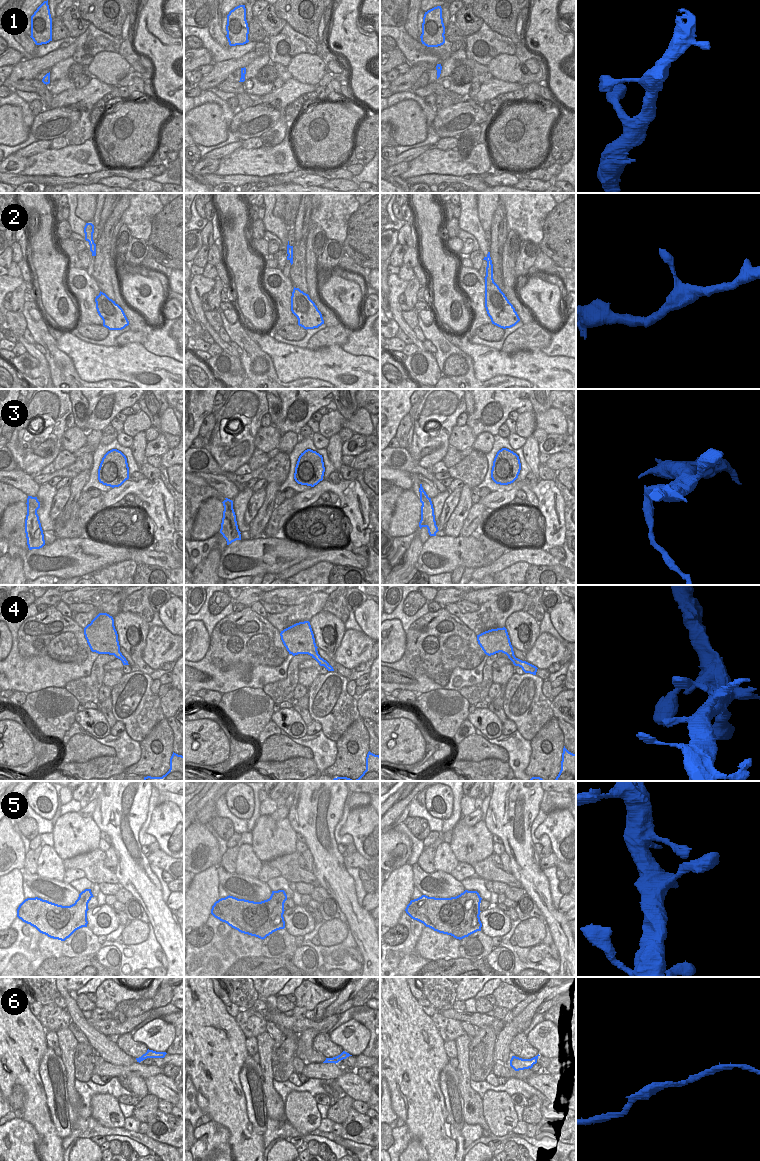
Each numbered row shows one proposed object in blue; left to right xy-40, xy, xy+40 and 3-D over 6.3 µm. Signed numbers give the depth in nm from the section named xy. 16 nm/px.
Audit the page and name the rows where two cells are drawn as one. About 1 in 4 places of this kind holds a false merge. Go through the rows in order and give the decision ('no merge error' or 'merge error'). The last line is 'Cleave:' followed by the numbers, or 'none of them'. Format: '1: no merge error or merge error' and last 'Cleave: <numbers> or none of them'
1: no merge error
2: no merge error
3: merge error
4: no merge error
5: no merge error
6: no merge error
Cleave: 3

